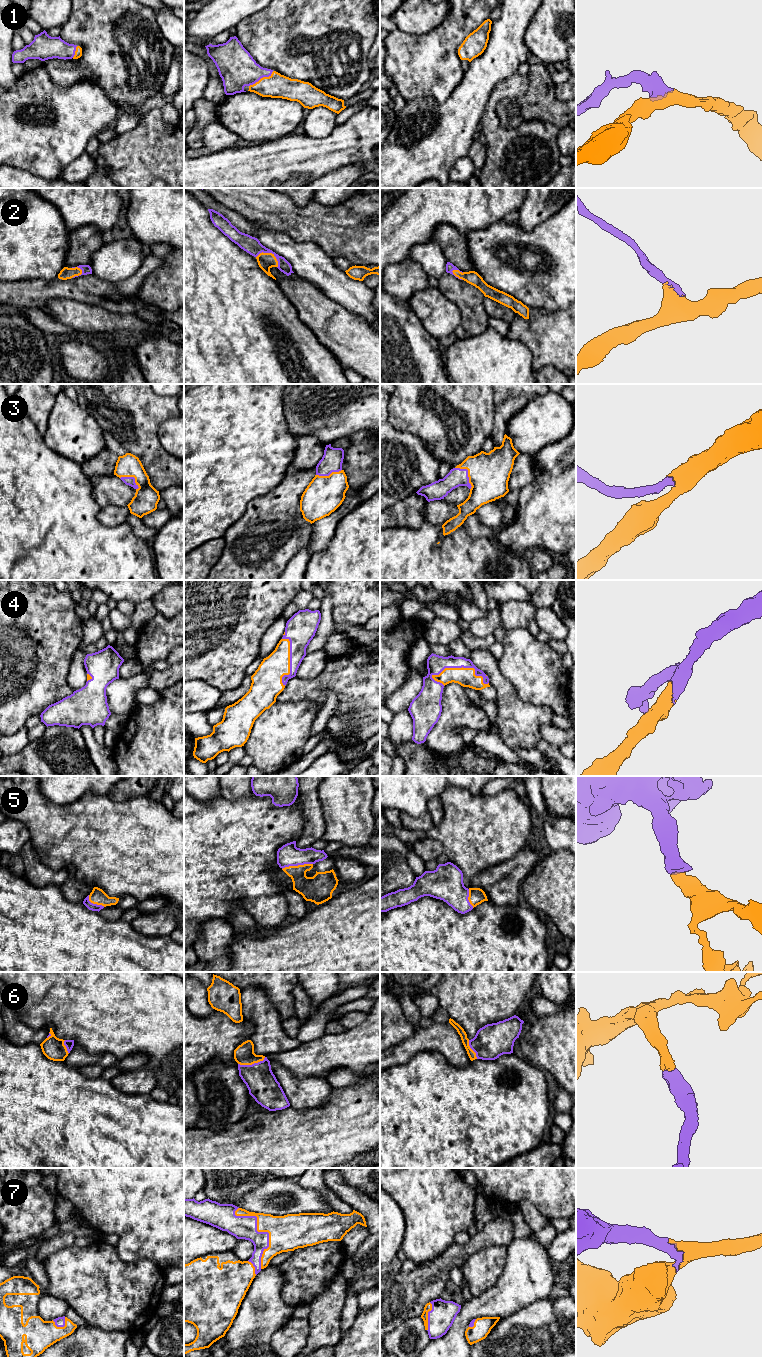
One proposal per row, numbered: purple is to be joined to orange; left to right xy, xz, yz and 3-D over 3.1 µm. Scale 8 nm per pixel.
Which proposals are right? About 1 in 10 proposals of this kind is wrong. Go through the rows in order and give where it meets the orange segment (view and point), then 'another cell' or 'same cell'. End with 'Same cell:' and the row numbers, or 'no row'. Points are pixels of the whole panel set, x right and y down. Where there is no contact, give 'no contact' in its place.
1: xz (261, 78) | same cell
2: xz (270, 253) | same cell
3: yz (468, 474) | same cell
4: yz (464, 668) | same cell
5: xz (298, 865) | same cell
6: xz (251, 1064) | same cell
7: xz (260, 1231) | same cell
Same cell: 1, 2, 3, 4, 5, 6, 7

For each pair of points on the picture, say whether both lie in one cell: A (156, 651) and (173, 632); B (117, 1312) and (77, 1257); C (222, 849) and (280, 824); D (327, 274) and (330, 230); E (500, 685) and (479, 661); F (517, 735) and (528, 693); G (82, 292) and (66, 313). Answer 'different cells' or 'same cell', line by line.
A: same cell
B: same cell
C: same cell
D: different cells
E: same cell
F: different cells
G: different cells

